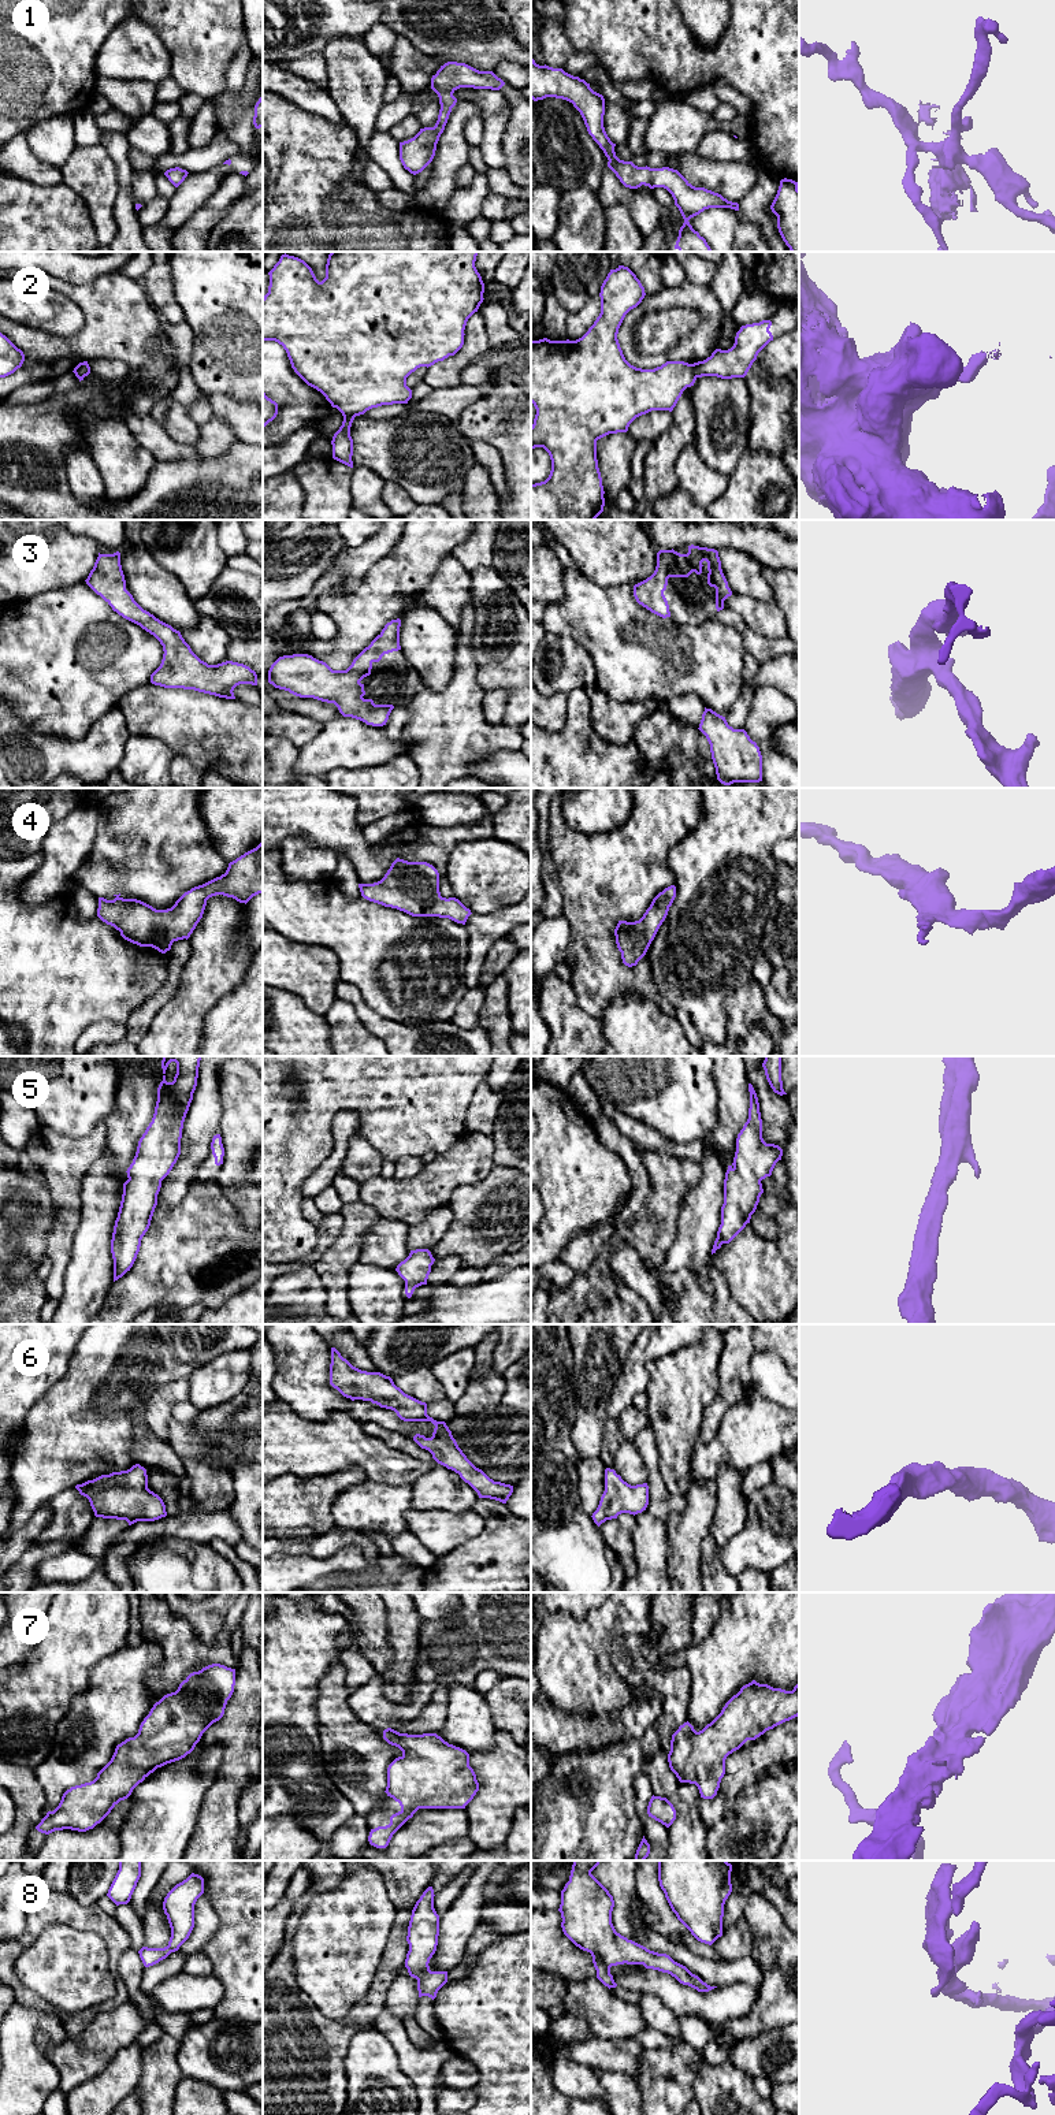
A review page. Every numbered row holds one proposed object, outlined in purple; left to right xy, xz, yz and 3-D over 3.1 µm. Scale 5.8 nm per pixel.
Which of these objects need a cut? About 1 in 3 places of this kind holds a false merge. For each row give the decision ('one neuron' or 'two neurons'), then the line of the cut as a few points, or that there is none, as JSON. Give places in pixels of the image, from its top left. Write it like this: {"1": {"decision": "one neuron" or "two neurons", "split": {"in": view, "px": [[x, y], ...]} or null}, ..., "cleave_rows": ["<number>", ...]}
{"1": {"decision": "one neuron", "split": null}, "2": {"decision": "two neurons", "split": {"in": "yz", "px": [[693, 364], [697, 376]]}}, "3": {"decision": "one neuron", "split": null}, "4": {"decision": "one neuron", "split": null}, "5": {"decision": "one neuron", "split": null}, "6": {"decision": "one neuron", "split": null}, "7": {"decision": "one neuron", "split": null}, "8": {"decision": "one neuron", "split": null}, "cleave_rows": ["2"]}

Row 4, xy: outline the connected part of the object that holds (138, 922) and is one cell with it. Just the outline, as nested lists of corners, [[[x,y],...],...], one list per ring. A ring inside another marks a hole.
[[[263,841],[256,848],[230,862],[226,873],[220,877],[185,892],[171,908],[156,910],[141,900],[123,899],[119,893],[114,895],[114,900],[99,897],[97,917],[119,930],[125,940],[140,947],[152,947],[166,954],[171,949],[174,941],[190,937],[203,918],[209,897],[223,895],[246,904],[259,893],[263,893]]]

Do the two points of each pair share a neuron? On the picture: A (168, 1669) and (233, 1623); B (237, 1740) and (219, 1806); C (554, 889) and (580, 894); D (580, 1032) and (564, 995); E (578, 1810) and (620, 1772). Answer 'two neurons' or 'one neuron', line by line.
A: one neuron
B: one neuron
C: two neurons
D: one neuron
E: one neuron

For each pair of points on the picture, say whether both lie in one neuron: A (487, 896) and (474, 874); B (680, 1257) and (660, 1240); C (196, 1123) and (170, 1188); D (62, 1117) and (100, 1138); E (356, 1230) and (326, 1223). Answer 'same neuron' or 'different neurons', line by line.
A: same neuron
B: different neurons
C: same neuron
D: different neurons
E: different neurons

